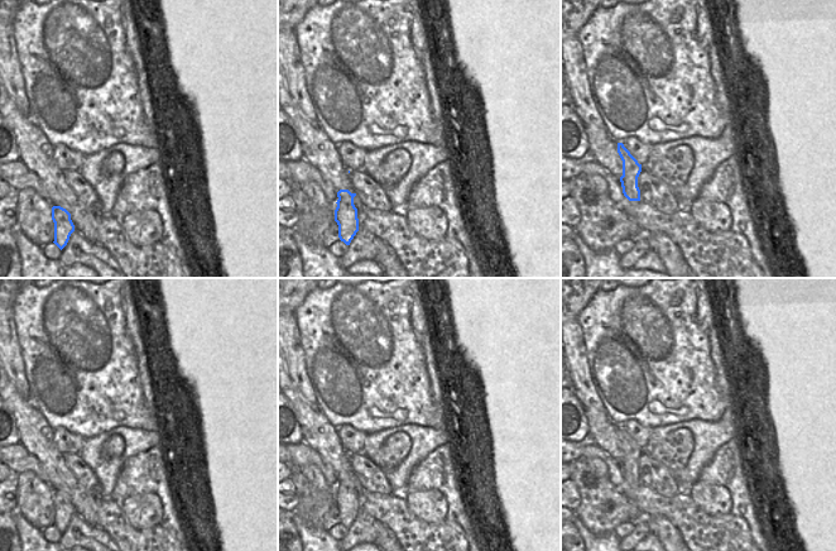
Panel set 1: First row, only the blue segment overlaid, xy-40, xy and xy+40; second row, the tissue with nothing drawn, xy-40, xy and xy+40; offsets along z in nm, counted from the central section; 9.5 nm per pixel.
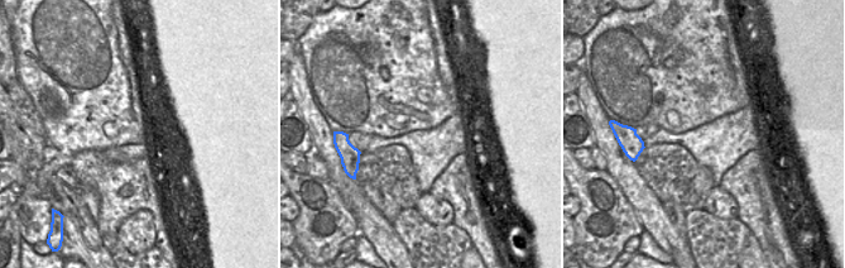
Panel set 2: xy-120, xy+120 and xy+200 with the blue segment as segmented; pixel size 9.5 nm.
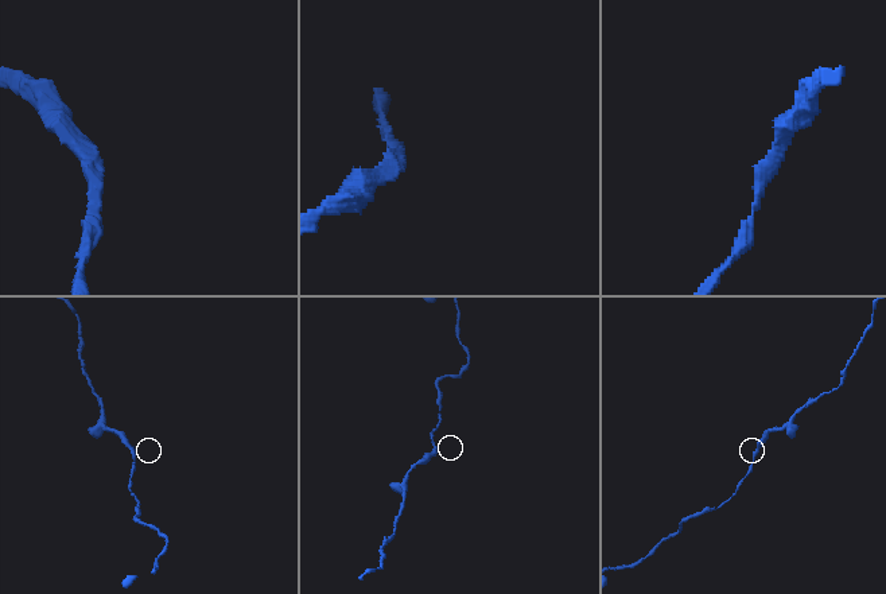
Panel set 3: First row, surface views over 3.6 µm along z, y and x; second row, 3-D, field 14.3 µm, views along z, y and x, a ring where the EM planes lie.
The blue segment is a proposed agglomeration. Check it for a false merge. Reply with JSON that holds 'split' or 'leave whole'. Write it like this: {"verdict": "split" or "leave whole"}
{"verdict": "leave whole"}

